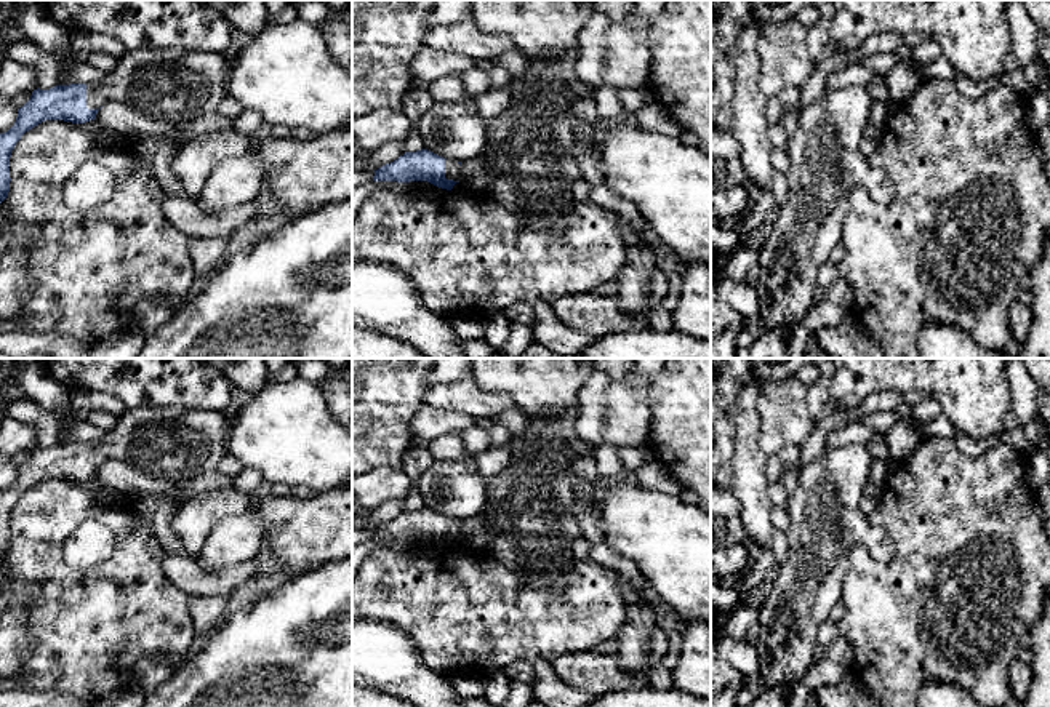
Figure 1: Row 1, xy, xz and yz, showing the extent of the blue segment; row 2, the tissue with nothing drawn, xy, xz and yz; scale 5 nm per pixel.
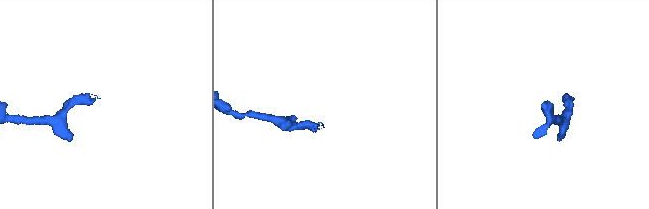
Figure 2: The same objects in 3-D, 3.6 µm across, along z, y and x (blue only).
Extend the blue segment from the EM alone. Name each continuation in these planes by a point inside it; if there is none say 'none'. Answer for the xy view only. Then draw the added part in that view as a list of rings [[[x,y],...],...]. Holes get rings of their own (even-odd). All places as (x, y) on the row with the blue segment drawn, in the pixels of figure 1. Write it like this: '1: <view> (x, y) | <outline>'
1: xy (175, 85) | [[[181,46],[126,50],[110,74],[86,86],[86,107],[118,101],[149,118],[179,125],[218,109],[226,96],[227,67],[219,53]]]

